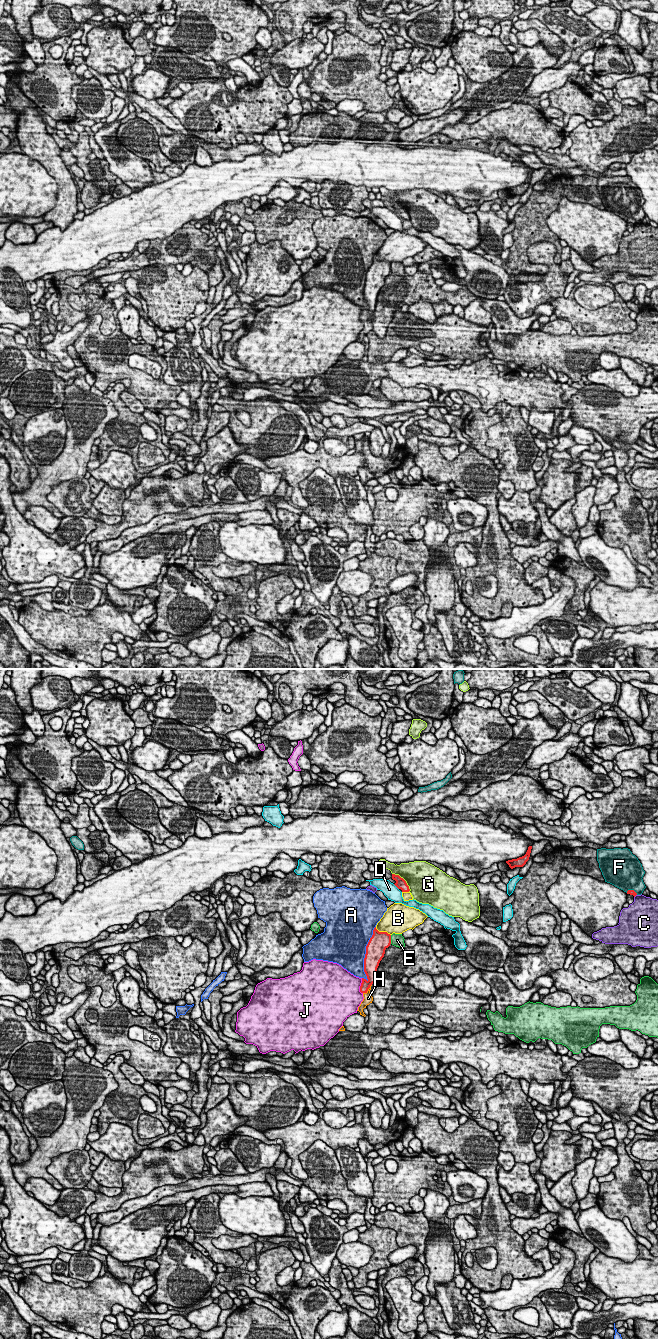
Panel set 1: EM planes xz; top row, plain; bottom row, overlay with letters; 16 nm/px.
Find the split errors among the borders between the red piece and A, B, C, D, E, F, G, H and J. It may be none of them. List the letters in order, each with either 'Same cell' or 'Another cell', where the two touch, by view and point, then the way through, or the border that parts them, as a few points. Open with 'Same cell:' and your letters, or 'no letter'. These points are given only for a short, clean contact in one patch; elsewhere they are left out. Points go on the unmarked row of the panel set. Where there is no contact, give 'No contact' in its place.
Same cell: H
A: Another cell. Touches red at xz (365, 282)
B: Another cell. Touches red at xz (383, 260)
C: Another cell. Touches red at xz (635, 223)
D: Another cell. Touches red at xz (396, 214)
E: Another cell. Touches red at xz (390, 267). Boundary: xz (390, 263), (391, 271)
F: Another cell. Touches red at xz (632, 218)
G: Another cell. Touches red at xz (403, 207)
H: Same cell. Touches red at xz (368, 316). Path across: xz (370, 301), (368, 316), (368, 326)
J: Another cell. Touches red at xz (360, 314)

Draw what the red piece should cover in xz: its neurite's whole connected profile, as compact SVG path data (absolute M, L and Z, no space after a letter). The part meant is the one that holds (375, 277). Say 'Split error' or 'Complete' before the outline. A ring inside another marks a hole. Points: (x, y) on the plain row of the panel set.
Split error. M375 255L373 258L373 263L366 274L364 300L367 306L362 306L360 320L363 322L364 327L357 338L360 340L360 343L364 345L366 343L364 342L363 337L373 329L370 318L376 307L377 296L380 289L384 285L385 278L390 274L390 272L391 263L387 260L379 260Z

